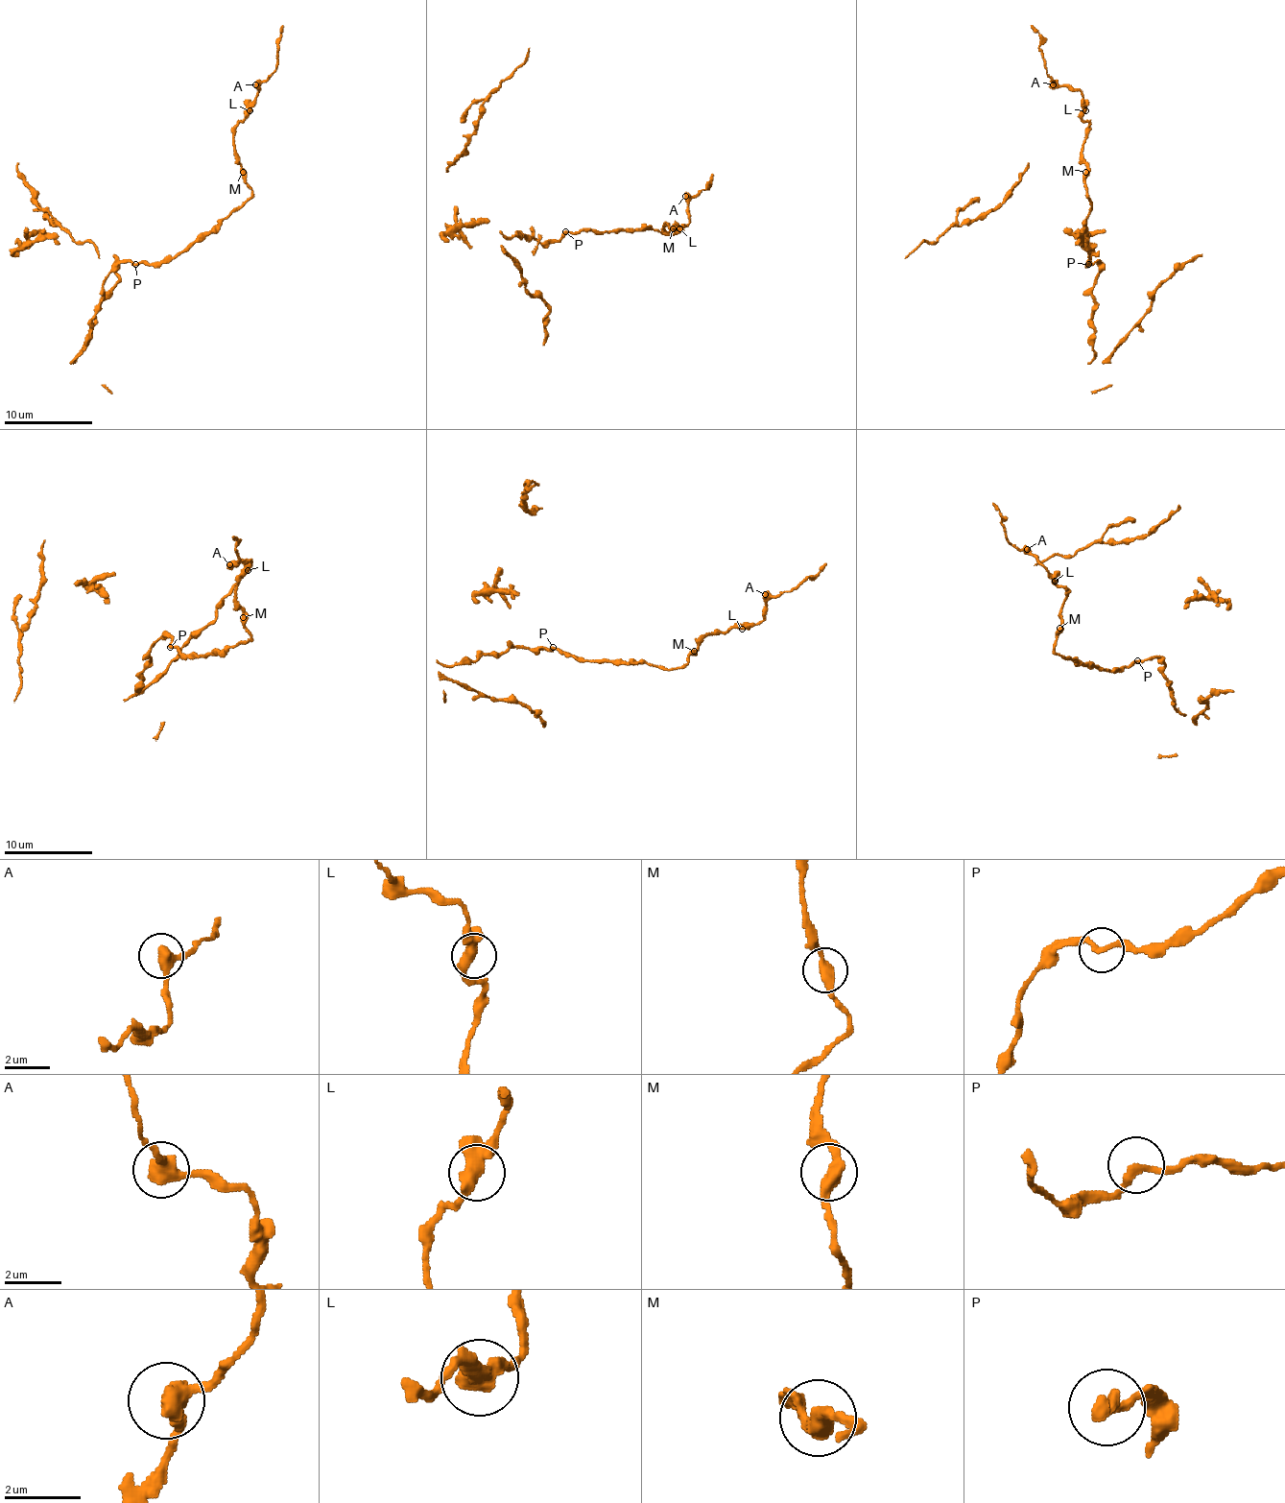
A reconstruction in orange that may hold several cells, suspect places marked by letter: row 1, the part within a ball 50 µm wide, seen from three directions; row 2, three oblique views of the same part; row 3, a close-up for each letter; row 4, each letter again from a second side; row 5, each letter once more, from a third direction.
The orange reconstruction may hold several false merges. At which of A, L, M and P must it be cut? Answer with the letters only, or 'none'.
none

